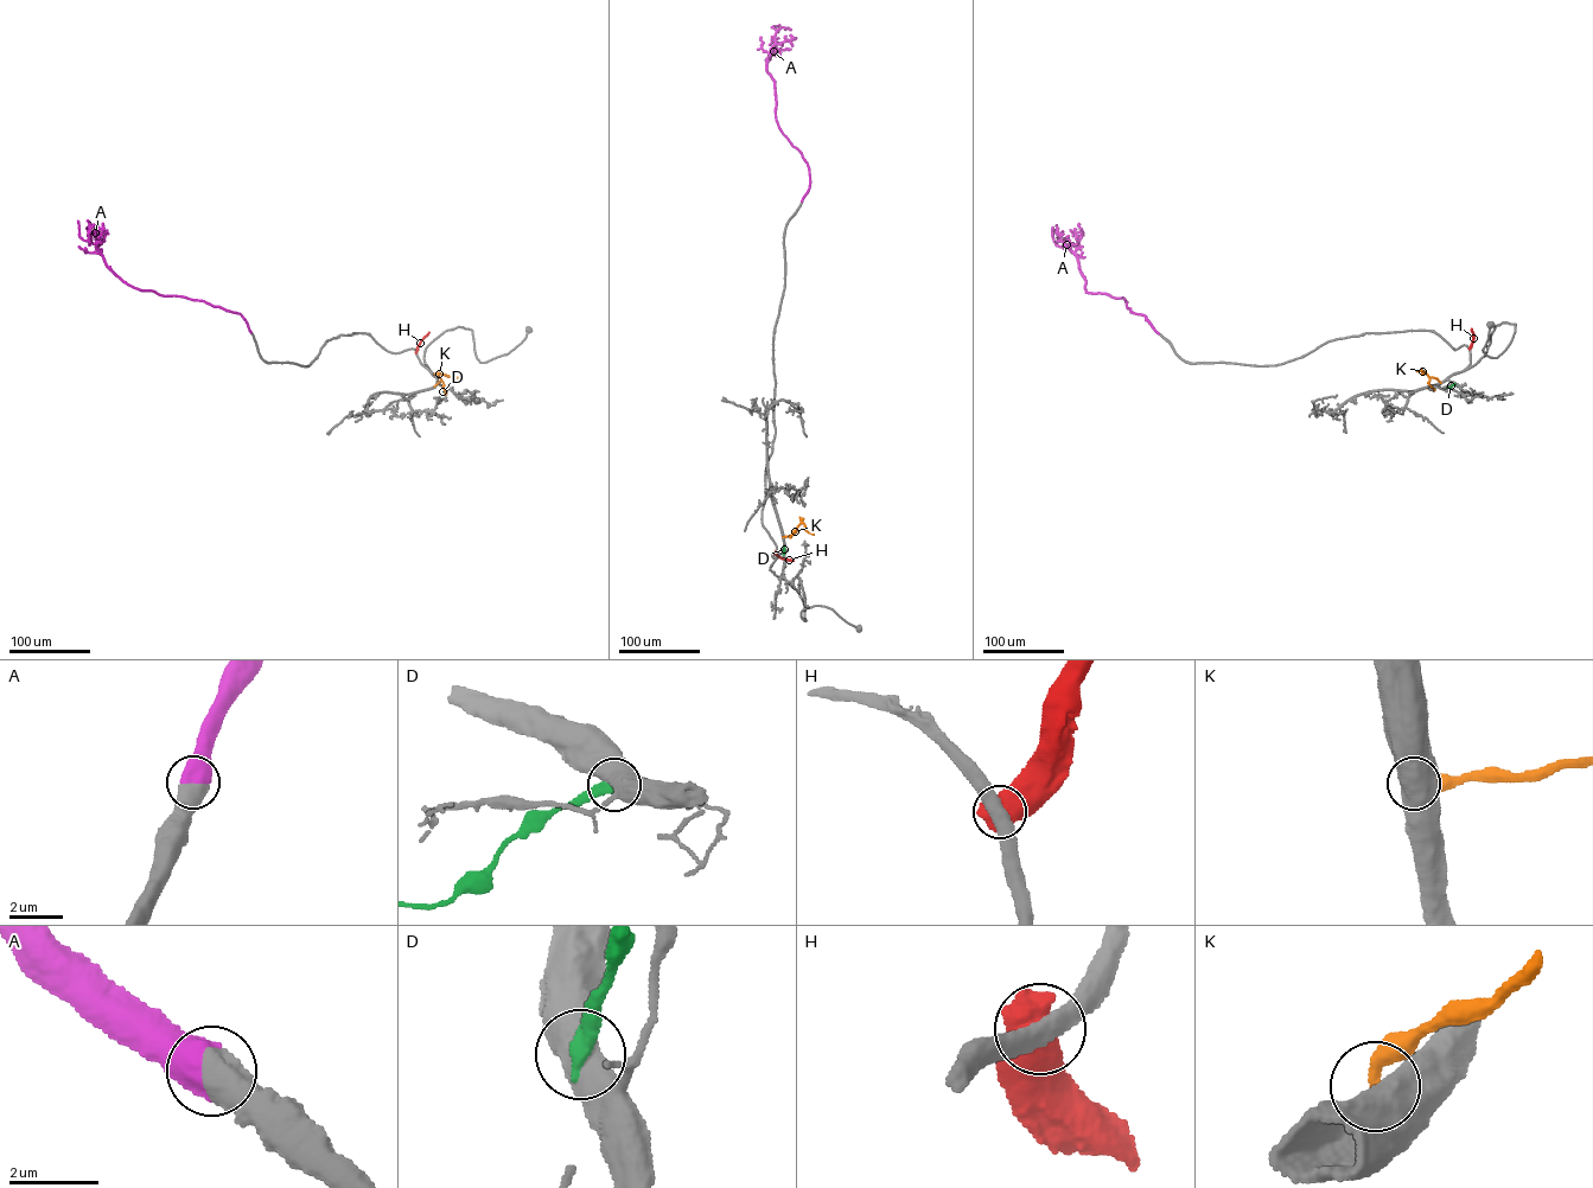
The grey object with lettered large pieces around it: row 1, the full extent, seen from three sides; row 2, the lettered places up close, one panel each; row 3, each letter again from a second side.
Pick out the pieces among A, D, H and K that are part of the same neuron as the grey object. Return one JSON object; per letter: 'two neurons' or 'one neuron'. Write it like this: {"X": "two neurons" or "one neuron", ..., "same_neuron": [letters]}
{"A": "one neuron", "D": "two neurons", "H": "two neurons", "K": "two neurons", "same_neuron": ["A"]}

